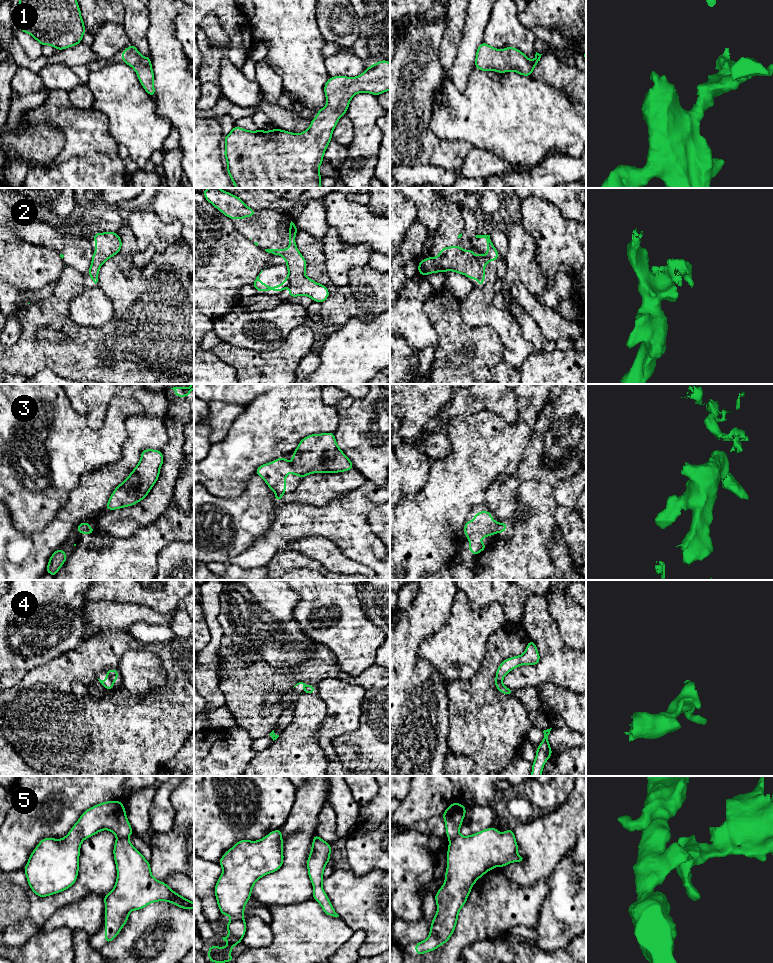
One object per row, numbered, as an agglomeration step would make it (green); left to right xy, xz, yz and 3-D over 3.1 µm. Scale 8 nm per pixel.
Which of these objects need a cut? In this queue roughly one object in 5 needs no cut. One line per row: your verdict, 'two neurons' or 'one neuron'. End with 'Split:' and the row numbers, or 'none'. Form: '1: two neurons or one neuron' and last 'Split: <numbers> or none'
1: one neuron
2: two neurons
3: two neurons
4: two neurons
5: two neurons
Split: 2, 3, 4, 5

